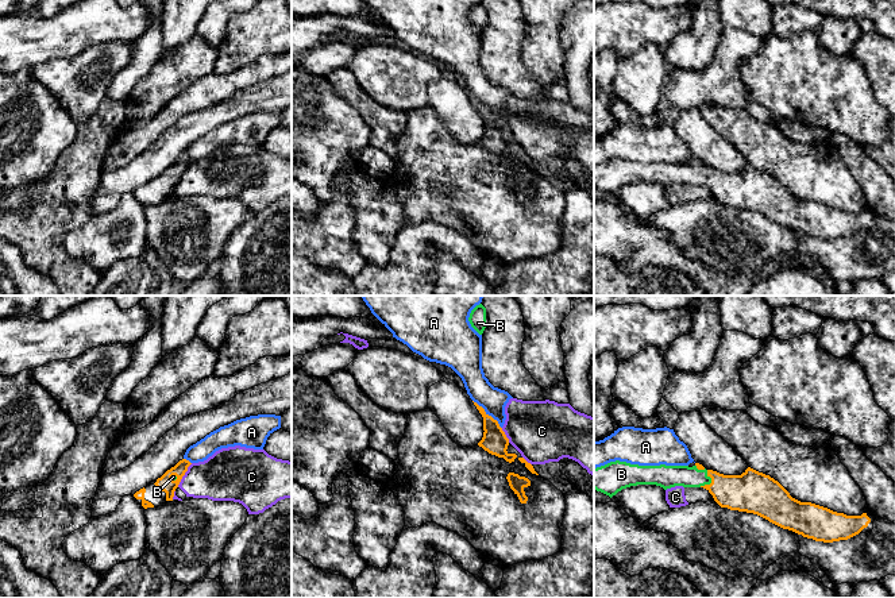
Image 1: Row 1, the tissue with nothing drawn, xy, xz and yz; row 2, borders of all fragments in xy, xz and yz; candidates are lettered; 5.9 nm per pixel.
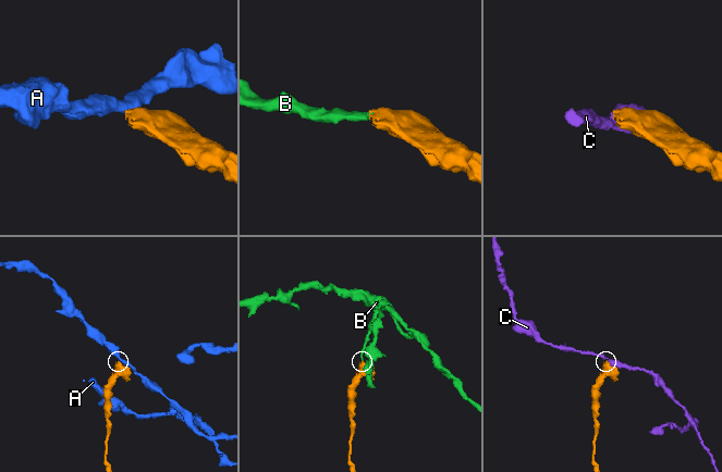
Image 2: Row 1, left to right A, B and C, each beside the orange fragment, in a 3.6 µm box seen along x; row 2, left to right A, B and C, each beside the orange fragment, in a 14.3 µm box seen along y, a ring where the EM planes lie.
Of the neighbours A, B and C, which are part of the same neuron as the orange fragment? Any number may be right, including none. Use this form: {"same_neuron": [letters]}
{"same_neuron": ["B"]}

